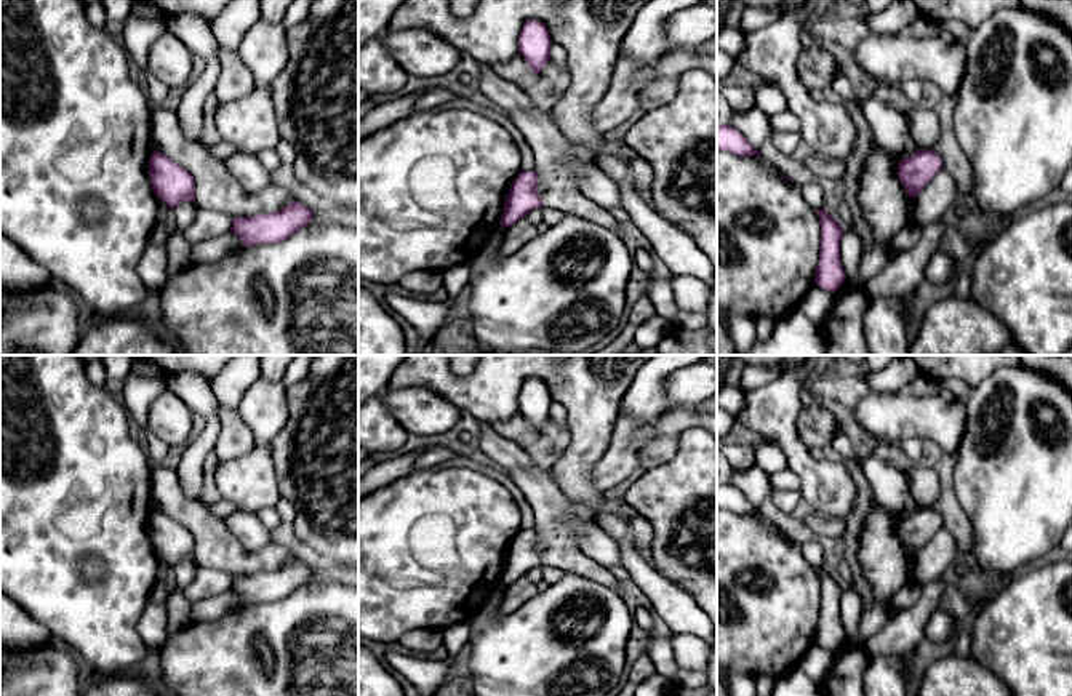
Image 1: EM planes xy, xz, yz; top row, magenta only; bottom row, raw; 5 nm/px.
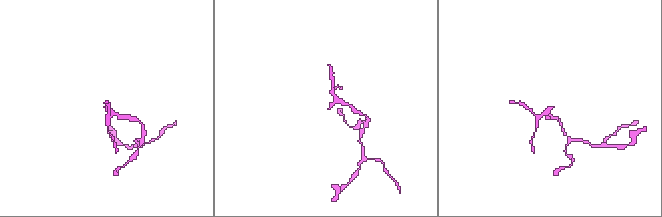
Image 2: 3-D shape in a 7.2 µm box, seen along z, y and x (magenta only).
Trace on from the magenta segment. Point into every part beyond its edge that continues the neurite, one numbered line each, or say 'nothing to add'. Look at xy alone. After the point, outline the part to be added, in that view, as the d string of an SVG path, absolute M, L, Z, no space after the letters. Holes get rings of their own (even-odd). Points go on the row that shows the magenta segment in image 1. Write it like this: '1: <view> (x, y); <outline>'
nothing to add

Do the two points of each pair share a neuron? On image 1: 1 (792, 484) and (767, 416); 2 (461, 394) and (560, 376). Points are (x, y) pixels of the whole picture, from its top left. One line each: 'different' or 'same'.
1: different
2: same

